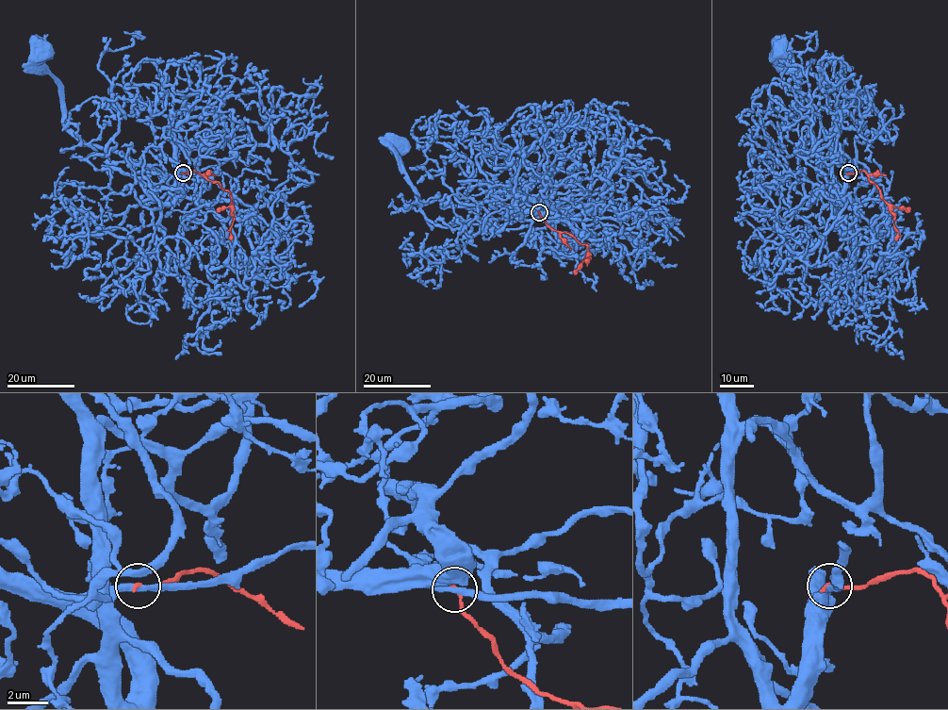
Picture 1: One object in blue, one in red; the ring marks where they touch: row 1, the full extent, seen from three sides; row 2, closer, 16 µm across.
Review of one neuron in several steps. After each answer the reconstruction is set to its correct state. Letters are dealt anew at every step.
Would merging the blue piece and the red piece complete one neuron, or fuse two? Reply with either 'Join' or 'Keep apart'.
Keep apart

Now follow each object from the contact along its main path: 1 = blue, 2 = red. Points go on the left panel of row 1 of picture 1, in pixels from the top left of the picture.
1: (182, 173), (161, 174), (114, 152), (89, 146), (67, 123), (63, 93), (46, 72), (38, 52)
2: (182, 173), (197, 171), (217, 181), (230, 193), (234, 216), (231, 240)

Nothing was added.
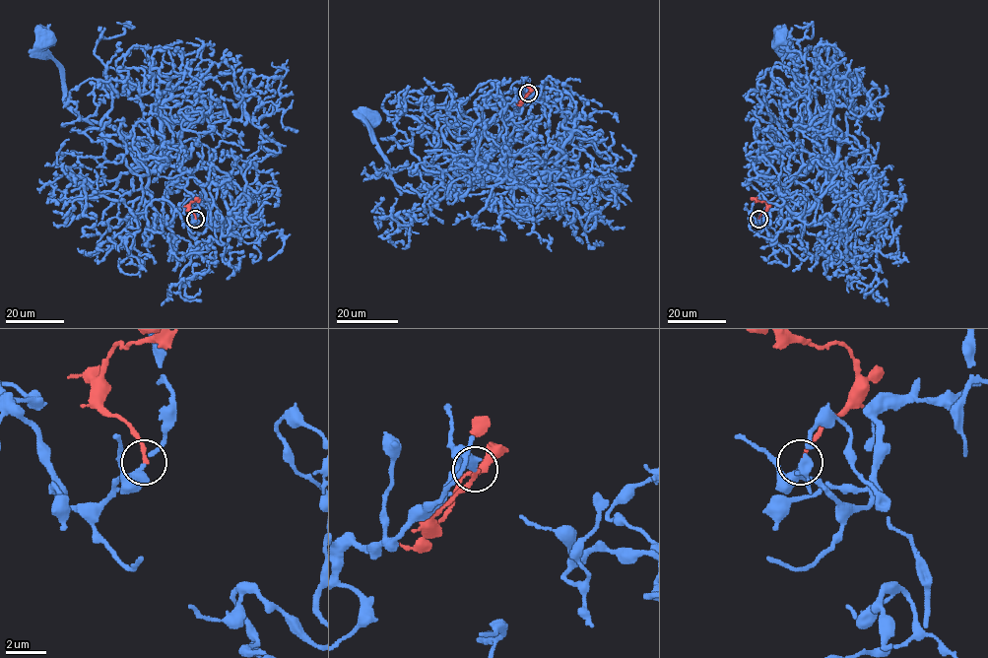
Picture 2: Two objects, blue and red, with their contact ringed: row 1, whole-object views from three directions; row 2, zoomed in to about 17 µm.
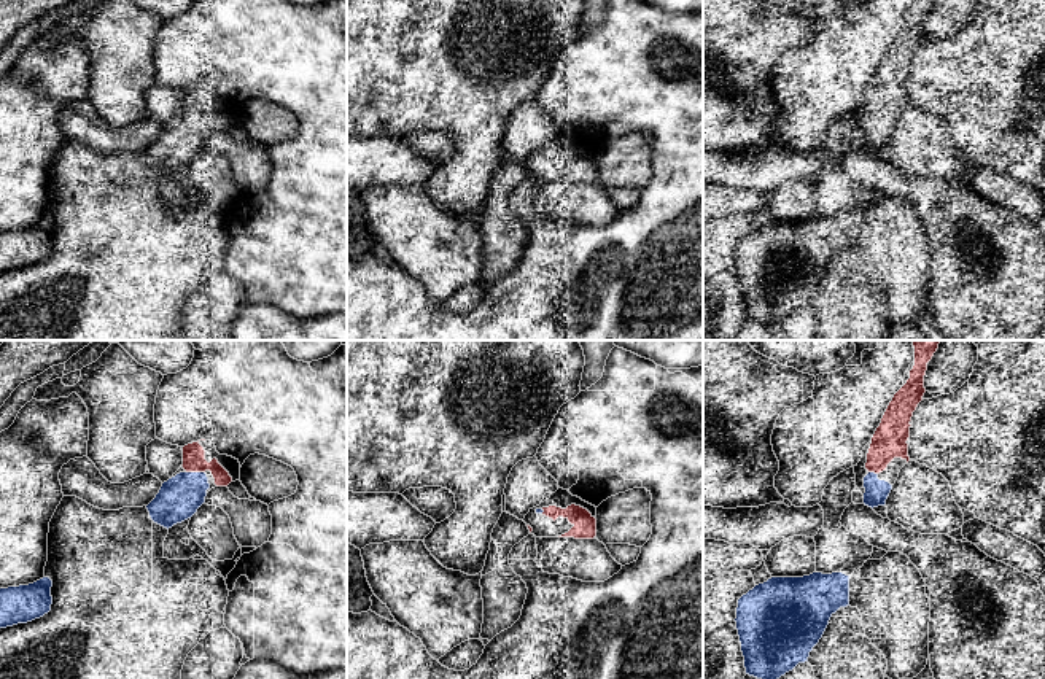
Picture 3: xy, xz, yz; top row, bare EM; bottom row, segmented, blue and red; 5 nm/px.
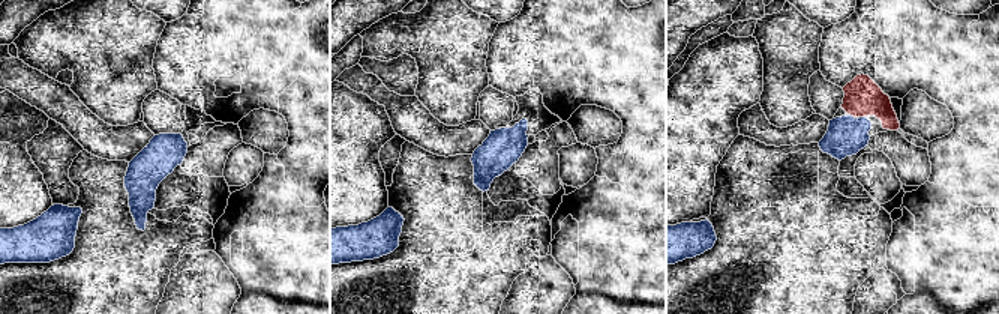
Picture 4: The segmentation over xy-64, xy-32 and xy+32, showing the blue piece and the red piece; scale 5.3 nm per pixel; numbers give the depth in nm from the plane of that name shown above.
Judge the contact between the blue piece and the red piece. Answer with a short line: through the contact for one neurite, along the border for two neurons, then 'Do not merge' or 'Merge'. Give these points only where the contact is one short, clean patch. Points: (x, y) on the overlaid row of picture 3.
Merge

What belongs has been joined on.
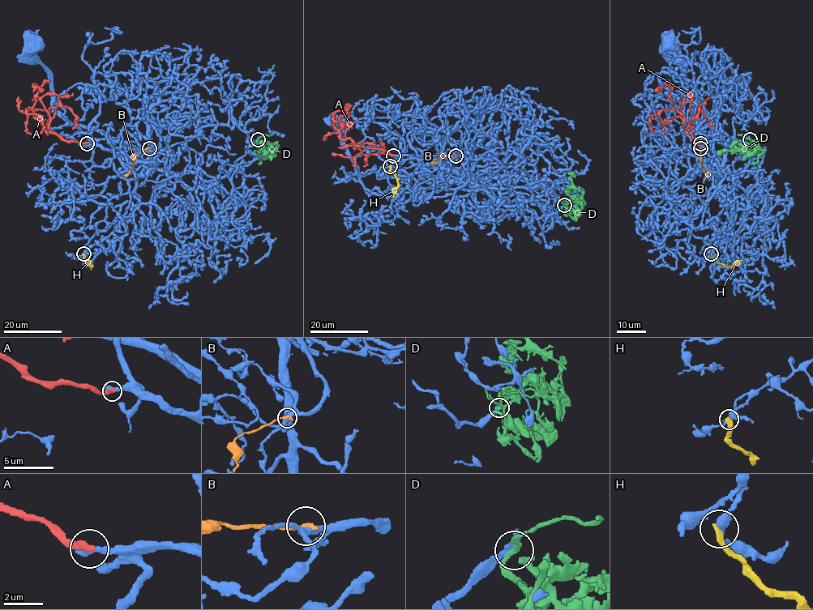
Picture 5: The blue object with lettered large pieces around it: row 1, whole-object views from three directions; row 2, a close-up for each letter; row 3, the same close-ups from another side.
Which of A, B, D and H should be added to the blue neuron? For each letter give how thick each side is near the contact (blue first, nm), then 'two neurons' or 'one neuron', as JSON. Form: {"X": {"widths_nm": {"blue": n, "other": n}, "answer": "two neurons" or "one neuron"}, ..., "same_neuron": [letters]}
{"A": {"widths_nm": {"blue": 420, "other": 360}, "answer": "one neuron"}, "B": {"widths_nm": {"blue": 320, "other": 240}, "answer": "two neurons"}, "D": {"widths_nm": {"blue": 400, "other": 200}, "answer": "two neurons"}, "H": {"widths_nm": {"blue": 360, "other": 420}, "answer": "two neurons"}, "same_neuron": ["A"]}

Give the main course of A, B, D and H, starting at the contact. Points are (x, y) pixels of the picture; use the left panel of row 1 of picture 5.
A: (87, 143), (62, 140), (48, 133), (33, 111), (26, 109), (40, 117), (43, 128), (39, 133)
B: (148, 147), (134, 155), (133, 168), (124, 175)
D: (258, 140), (259, 150), (264, 147), (261, 148), (262, 142), (262, 148), (266, 151), (262, 155)
H: (83, 253), (83, 259), (91, 266), (87, 263), (87, 259)

